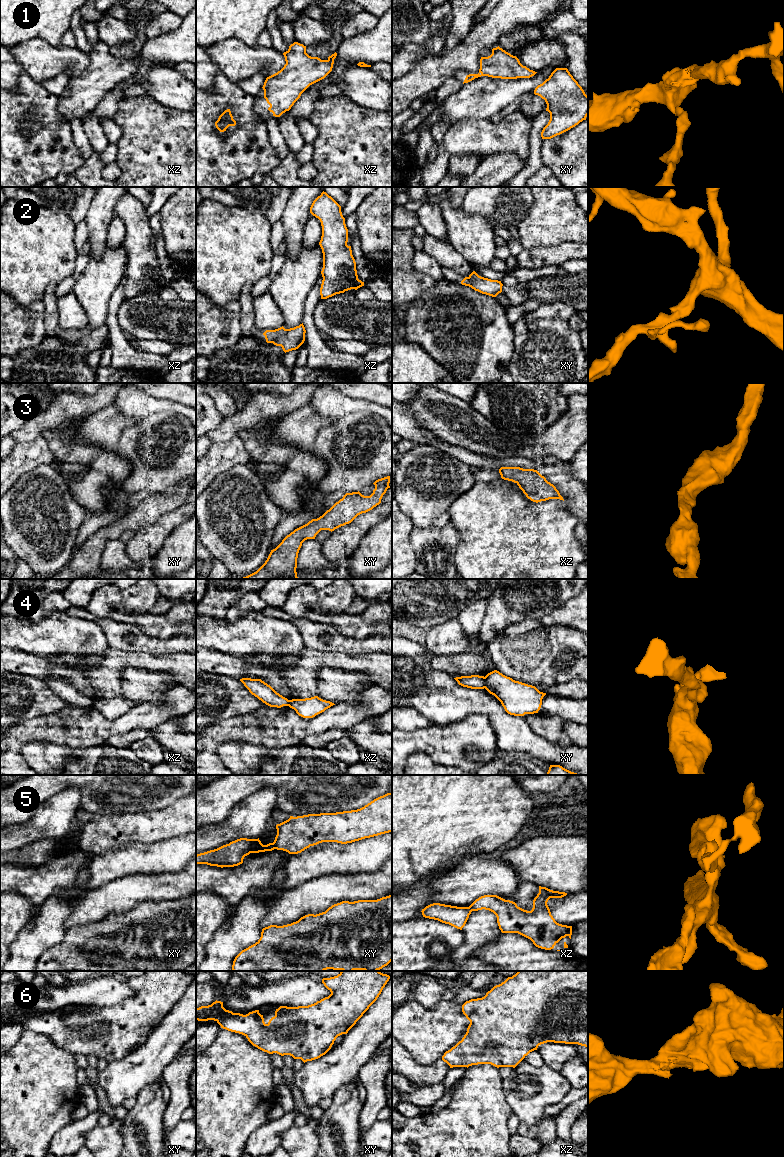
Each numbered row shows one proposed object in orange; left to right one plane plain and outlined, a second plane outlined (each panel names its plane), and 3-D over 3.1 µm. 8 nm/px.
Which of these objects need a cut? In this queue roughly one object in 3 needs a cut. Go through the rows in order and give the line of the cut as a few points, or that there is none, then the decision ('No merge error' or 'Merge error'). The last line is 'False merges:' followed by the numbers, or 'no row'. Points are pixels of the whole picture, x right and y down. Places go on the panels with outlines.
1: No split. No merge error
2: No split. No merge error
3: No split. No merge error
4: Split along xy (484, 677), (485, 687). Merge error
5: Split along xy (273, 842), (275, 848). Merge error
6: No split. No merge error
False merges: 4, 5

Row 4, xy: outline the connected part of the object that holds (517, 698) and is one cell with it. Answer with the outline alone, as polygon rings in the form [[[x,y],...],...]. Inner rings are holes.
[[[497,670],[485,676],[485,689],[501,702],[508,714],[514,716],[538,713],[546,695],[535,686],[515,681]]]

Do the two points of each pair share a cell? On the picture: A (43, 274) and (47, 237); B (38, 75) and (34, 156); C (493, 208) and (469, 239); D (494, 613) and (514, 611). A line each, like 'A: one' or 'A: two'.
A: one
B: two
C: two
D: one

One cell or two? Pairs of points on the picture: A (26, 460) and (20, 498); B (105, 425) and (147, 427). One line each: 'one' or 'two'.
A: two
B: two

